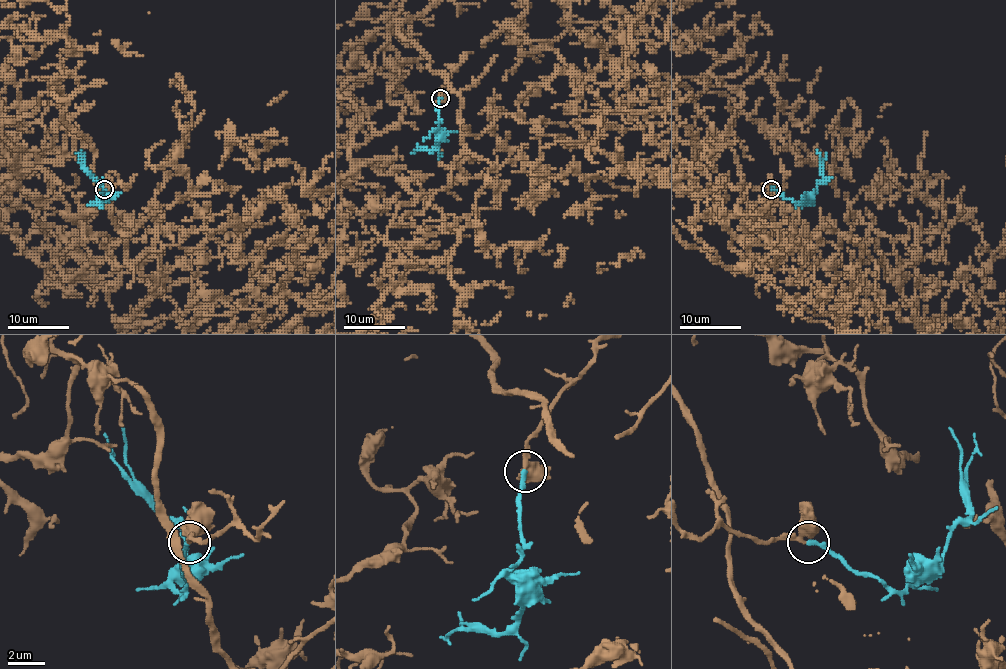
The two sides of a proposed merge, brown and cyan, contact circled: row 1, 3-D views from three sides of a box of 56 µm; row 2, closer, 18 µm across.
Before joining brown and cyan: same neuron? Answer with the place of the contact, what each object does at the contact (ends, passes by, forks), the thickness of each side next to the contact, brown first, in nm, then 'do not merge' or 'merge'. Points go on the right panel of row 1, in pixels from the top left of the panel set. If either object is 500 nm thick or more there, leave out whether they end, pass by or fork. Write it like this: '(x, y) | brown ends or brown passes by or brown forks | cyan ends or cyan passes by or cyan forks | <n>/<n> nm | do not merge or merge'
(771, 189) | brown passes by | cyan ends | 320/240 nm | merge

